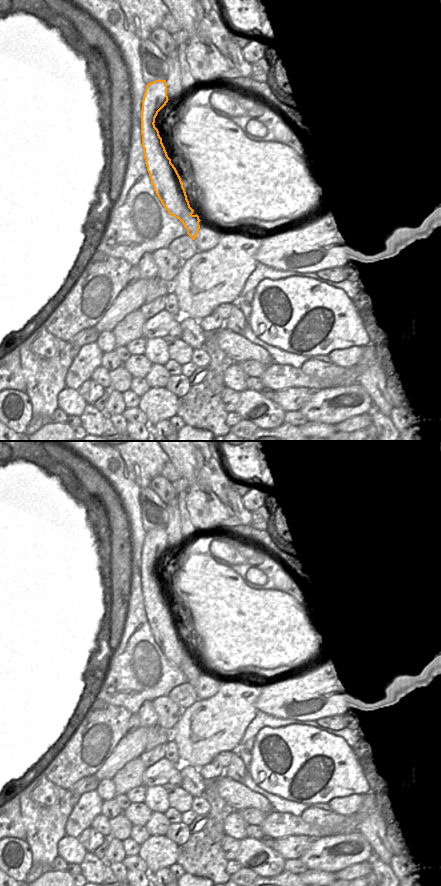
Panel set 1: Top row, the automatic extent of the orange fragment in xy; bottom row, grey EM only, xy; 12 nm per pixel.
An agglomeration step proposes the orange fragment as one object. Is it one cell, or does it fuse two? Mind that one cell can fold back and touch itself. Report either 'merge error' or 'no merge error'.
merge error

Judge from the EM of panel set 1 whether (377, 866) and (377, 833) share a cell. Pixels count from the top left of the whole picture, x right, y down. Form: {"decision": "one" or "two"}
{"decision": "two"}

